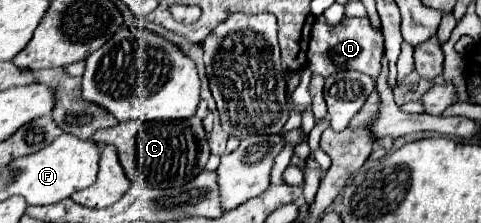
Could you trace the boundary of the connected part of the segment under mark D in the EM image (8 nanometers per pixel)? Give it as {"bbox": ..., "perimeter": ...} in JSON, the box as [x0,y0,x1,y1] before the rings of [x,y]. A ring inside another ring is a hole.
{"bbox":[308,16,384,78],"perimeter":[[[318,16],[312,26],[310,46],[308,46],[308,68],[312,74],[330,76],[342,70],[358,70],[368,74],[370,78],[378,78],[380,74],[380,58],[384,52],[384,36],[382,32],[372,30],[368,18],[344,18],[334,28],[326,24],[324,16]]]}

